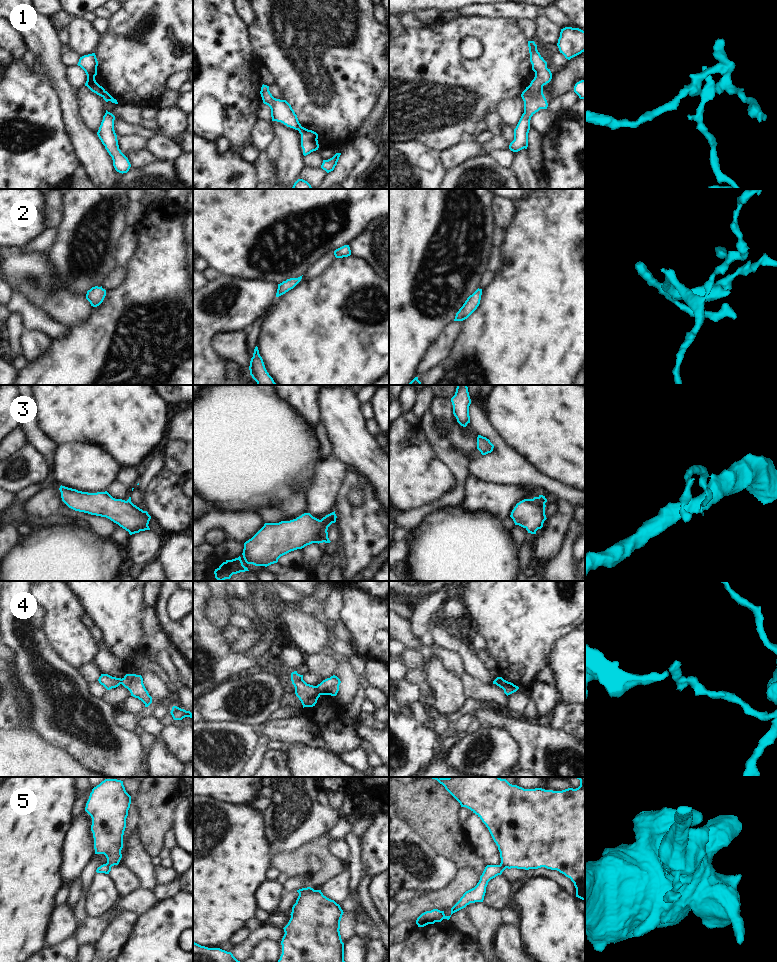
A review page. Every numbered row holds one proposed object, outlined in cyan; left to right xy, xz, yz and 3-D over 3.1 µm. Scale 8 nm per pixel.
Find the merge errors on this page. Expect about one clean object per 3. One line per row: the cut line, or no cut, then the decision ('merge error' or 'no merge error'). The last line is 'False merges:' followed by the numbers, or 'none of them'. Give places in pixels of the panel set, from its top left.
1: cut xy (105, 91), (102, 96); merge error
2: cut none; no merge error
3: cut yz (532, 499), (544, 504); merge error
4: cut xz (316, 686), (321, 694); merge error
5: cut yz (500, 863), (505, 868); merge error
False merges: 1, 3, 4, 5

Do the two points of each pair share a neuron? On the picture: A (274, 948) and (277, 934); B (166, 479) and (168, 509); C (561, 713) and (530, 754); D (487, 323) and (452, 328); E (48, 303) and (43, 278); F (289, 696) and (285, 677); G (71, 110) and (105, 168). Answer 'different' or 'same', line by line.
A: different
B: same
C: different
D: different
E: same
F: same
G: same

